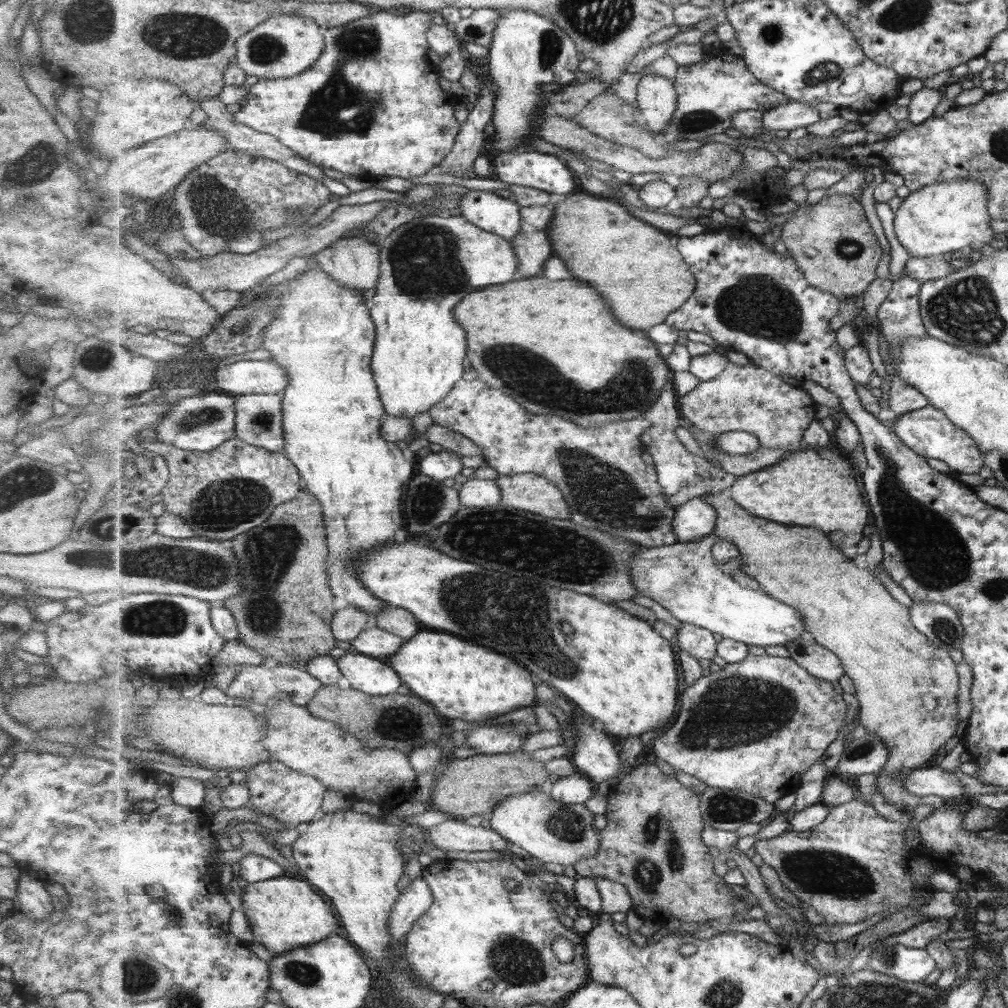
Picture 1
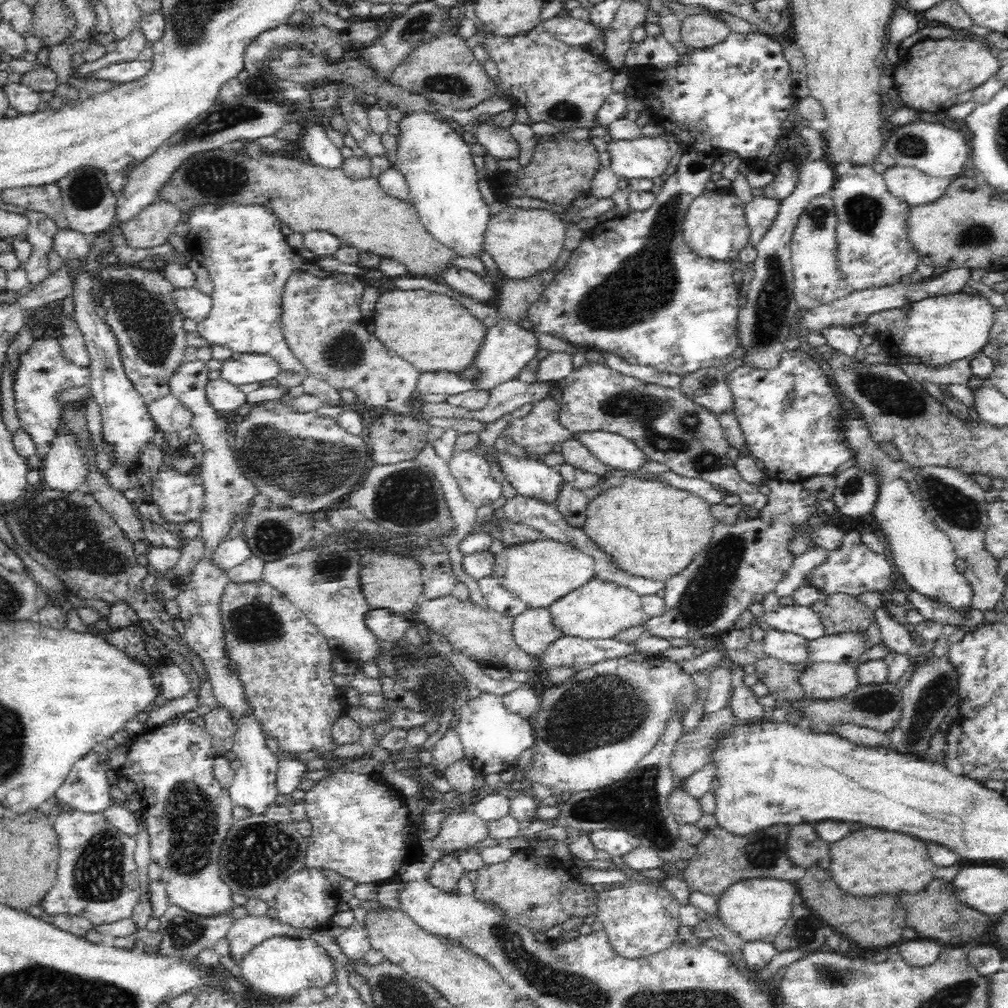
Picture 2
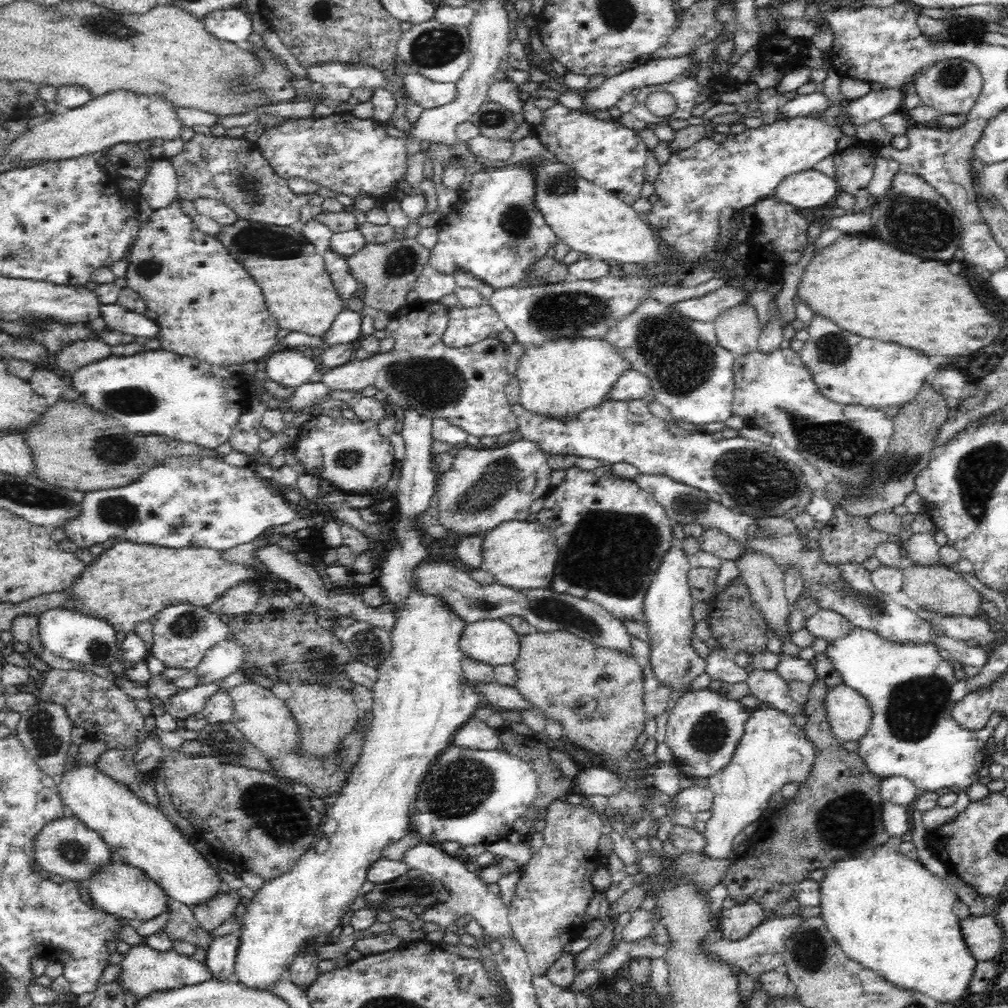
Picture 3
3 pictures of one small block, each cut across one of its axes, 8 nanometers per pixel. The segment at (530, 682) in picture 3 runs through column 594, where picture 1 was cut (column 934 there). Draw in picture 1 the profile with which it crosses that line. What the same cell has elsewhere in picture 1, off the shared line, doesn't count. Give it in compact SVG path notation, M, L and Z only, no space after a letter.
M707 493L705 495L706 500L709 500L718 512L718 523L714 530L715 535L720 540L727 540L737 545L737 548L740 550L740 557L742 558L742 570L761 583L764 593L774 596L777 600L783 601L785 604L791 605L793 608L798 609L799 612L803 612L802 619L804 620L804 624L806 624L808 636L815 639L821 646L832 650L841 659L845 667L845 675L849 676L855 685L855 696L859 702L859 712L857 713L856 722L861 723L868 732L874 732L877 736L881 736L882 741L890 752L889 760L885 763L885 766L878 774L875 774L877 776L876 786L878 792L884 794L884 797L899 810L906 813L913 813L913 810L919 804L923 803L923 799L921 798L922 796L917 796L907 790L904 778L914 772L914 770L923 769L923 766L931 760L931 756L935 756L939 752L939 748L945 746L957 734L957 726L959 726L959 718L957 717L957 712L959 712L959 706L957 706L959 674L957 674L957 663L953 662L953 658L949 654L949 649L940 648L938 645L933 644L922 632L919 632L919 629L914 625L914 621L911 620L910 608L901 605L901 602L897 602L891 596L891 592L869 570L863 570L853 560L849 560L831 542L831 538L827 534L823 534L821 530L817 530L817 528L801 528L801 526L787 526L787 524L781 524L781 522L771 522L771 520L761 518L749 512L734 498L725 498L721 493Z

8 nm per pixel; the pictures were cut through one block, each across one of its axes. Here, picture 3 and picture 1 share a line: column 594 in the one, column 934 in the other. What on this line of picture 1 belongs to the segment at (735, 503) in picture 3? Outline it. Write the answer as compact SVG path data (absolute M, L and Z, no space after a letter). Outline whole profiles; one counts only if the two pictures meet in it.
M930 405L922 410L896 417L894 432L905 445L915 450L920 456L944 461L953 469L953 472L977 474L983 466L986 466L986 458L977 442L963 428L953 424L946 413L939 408L935 408L935 406Z

